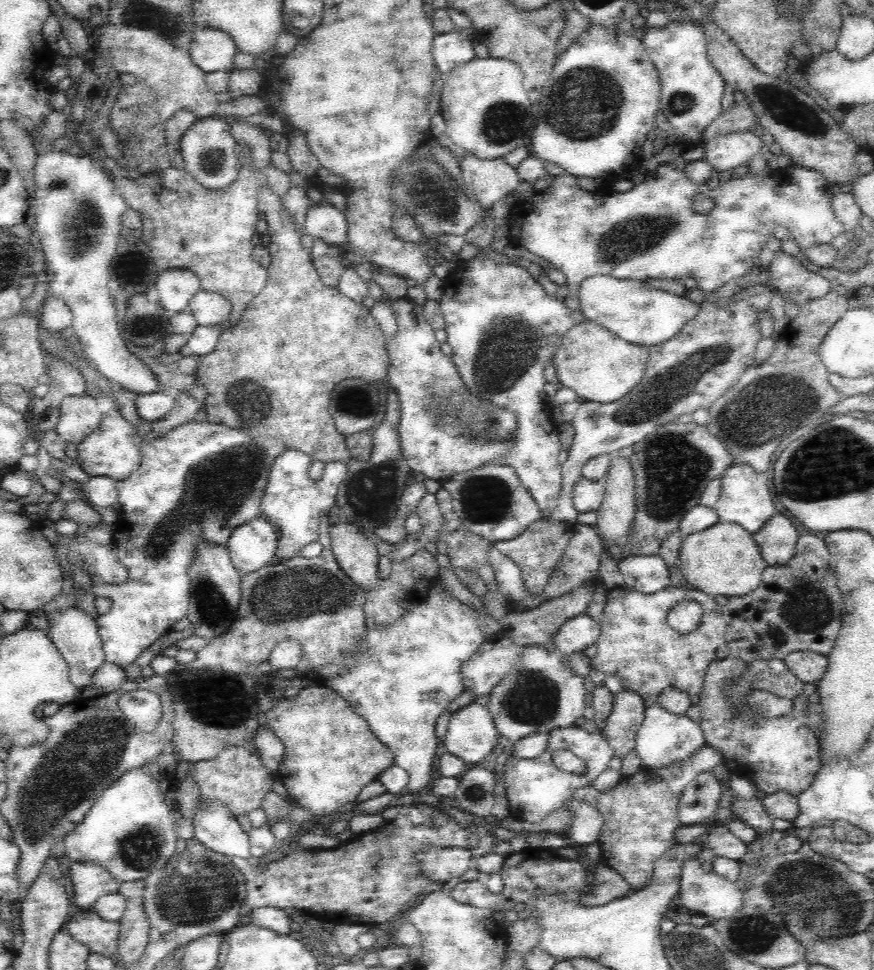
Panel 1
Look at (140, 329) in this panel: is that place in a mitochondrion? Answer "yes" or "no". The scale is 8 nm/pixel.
no

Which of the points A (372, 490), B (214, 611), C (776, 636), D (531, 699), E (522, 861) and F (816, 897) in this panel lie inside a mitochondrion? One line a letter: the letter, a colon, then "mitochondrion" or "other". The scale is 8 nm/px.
A: mitochondrion
B: mitochondrion
C: other
D: mitochondrion
E: other
F: mitochondrion

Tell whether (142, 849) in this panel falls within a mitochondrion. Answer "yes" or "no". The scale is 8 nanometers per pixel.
yes

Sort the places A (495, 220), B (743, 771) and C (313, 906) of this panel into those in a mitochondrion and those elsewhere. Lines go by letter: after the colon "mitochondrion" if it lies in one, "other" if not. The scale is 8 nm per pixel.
A: other
B: other
C: other

